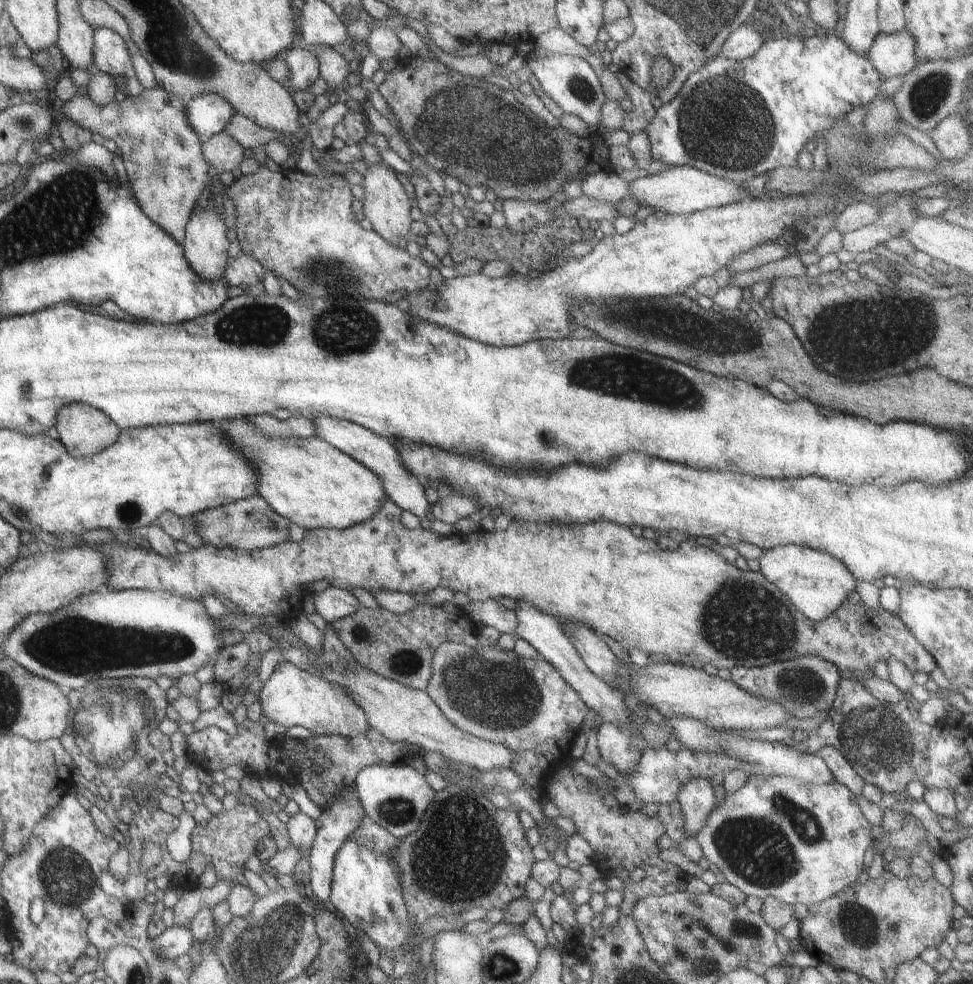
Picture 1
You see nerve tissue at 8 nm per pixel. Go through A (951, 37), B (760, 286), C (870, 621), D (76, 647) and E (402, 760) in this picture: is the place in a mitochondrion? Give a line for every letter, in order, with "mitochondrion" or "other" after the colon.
A: other
B: other
C: other
D: mitochondrion
E: other

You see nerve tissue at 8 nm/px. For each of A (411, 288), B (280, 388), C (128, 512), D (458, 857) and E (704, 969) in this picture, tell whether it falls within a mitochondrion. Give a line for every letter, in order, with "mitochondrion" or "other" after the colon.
A: other
B: other
C: other
D: mitochondrion
E: mitochondrion

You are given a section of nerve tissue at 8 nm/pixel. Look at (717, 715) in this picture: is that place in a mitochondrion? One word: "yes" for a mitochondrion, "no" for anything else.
no

